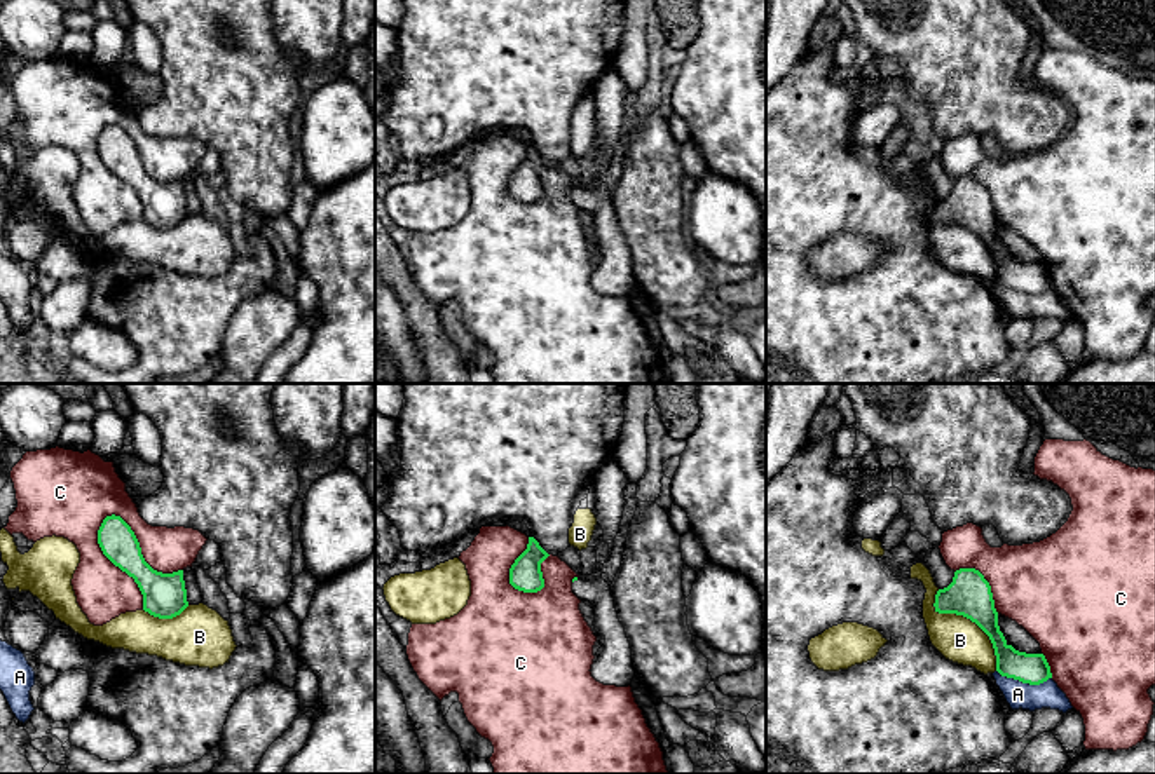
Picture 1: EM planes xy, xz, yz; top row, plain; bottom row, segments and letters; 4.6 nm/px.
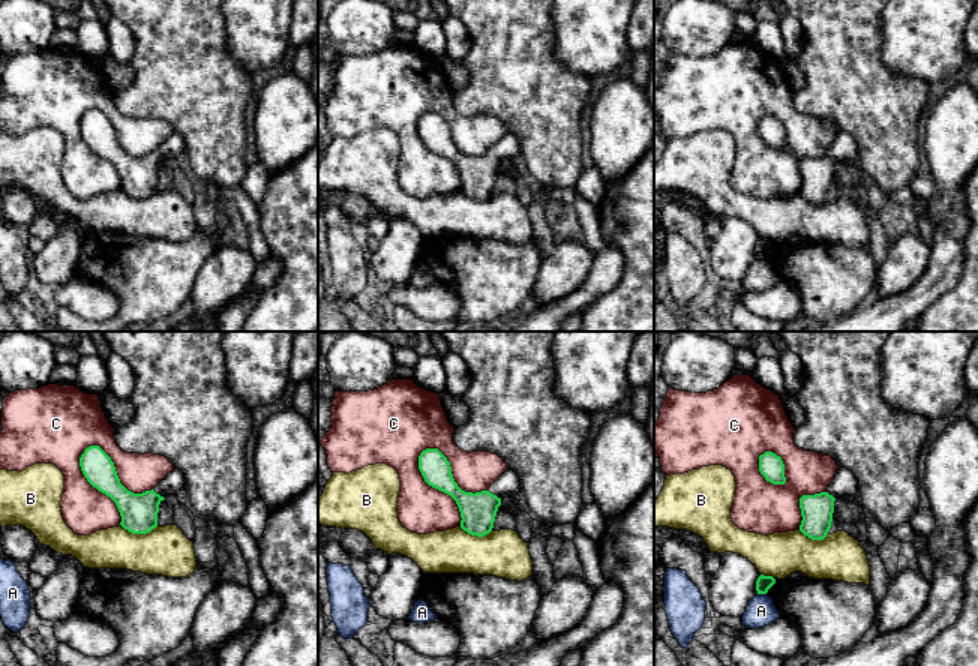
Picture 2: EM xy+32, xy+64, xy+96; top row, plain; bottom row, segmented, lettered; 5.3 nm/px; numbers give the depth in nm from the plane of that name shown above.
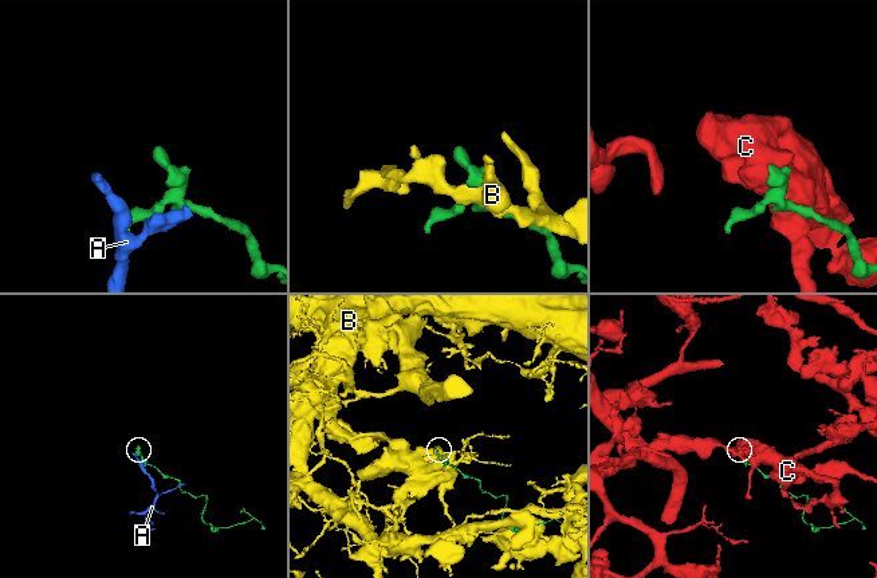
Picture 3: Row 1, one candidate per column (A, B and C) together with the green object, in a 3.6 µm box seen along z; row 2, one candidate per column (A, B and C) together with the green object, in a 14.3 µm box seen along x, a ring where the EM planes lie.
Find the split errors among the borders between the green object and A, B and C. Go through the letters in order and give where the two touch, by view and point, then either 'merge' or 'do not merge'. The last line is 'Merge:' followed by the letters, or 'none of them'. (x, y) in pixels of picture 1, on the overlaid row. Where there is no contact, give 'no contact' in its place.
A: yz (1025, 682) | do not merge
B: yz (969, 617) | do not merge
C: xy (114, 563) | do not merge
Merge: none of them

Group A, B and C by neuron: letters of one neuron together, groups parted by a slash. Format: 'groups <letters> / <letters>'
groups A / B / C

